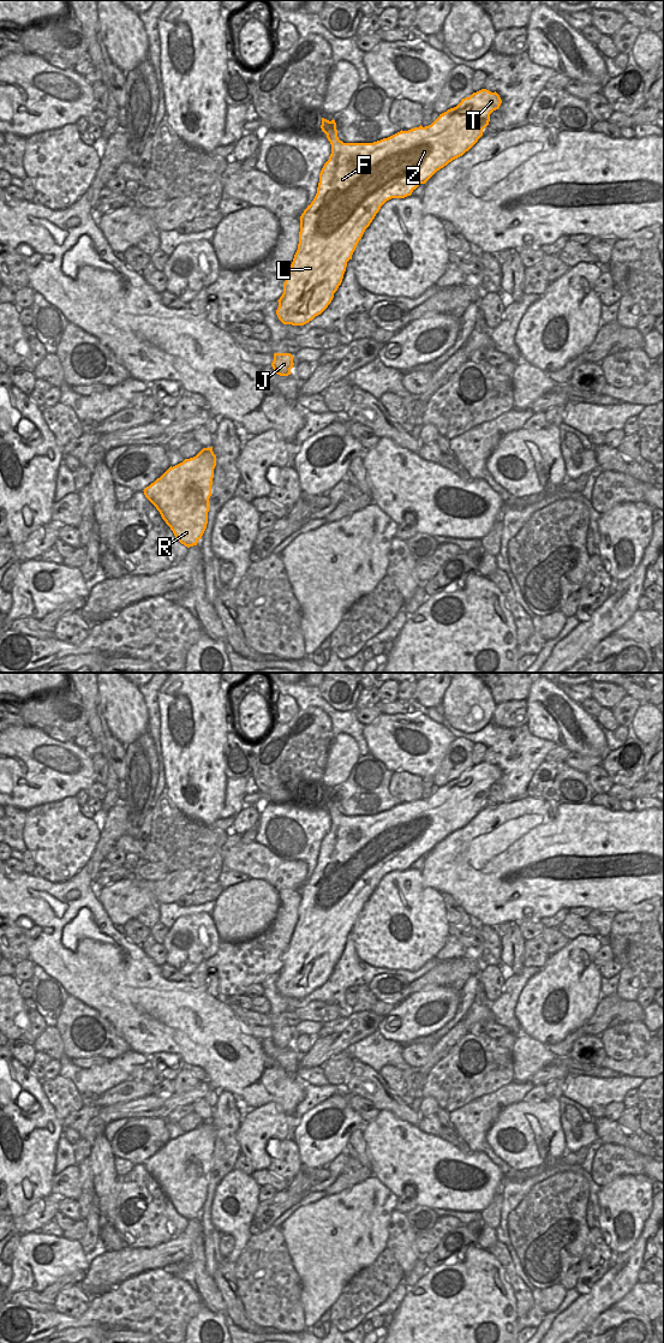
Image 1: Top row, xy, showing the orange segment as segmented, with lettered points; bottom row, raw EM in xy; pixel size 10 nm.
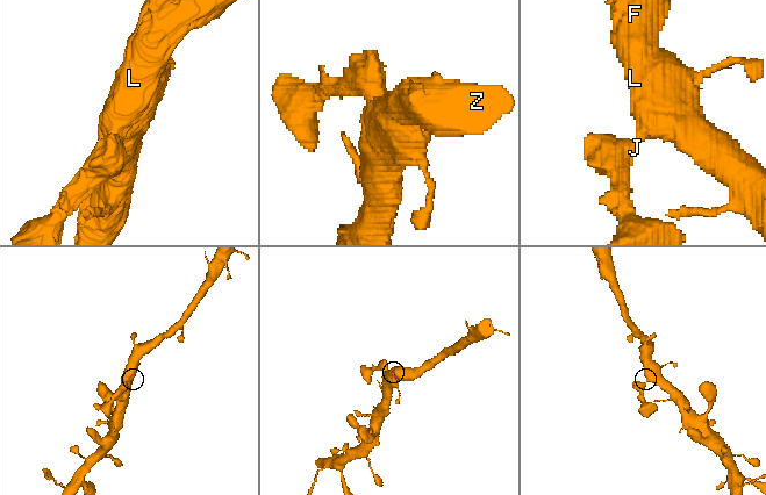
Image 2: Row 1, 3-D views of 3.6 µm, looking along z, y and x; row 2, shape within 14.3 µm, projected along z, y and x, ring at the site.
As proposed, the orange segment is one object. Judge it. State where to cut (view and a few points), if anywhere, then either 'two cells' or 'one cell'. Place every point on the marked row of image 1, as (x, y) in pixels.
cut in xy along (274, 353), (289, 354); two cells

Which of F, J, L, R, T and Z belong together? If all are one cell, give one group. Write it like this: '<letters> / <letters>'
F L T Z / J R

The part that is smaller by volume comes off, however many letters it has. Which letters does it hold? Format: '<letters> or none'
J, R.

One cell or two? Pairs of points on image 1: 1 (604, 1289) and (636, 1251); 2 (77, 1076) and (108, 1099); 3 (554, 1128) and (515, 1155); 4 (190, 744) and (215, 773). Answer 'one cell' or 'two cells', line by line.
1: one cell
2: two cells
3: one cell
4: one cell

